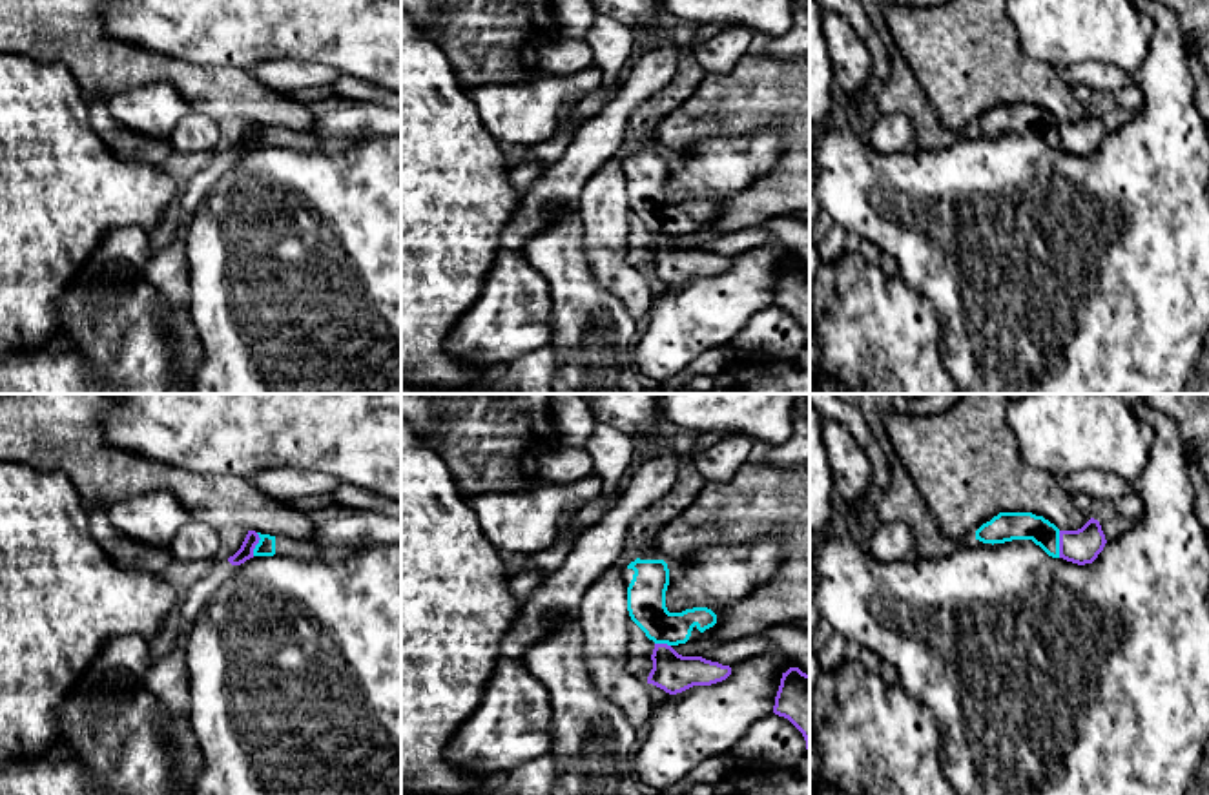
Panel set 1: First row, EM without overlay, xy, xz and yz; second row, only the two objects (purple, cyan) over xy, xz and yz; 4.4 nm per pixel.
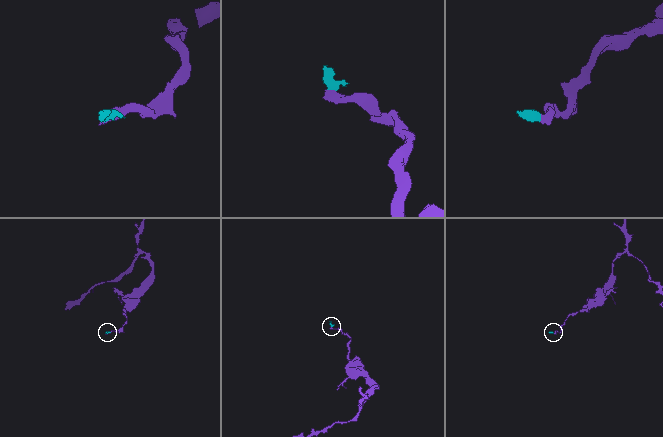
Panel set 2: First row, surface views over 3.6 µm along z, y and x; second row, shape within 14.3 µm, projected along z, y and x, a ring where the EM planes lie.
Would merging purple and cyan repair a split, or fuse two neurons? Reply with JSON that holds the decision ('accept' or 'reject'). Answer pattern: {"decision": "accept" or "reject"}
{"decision": "reject"}

